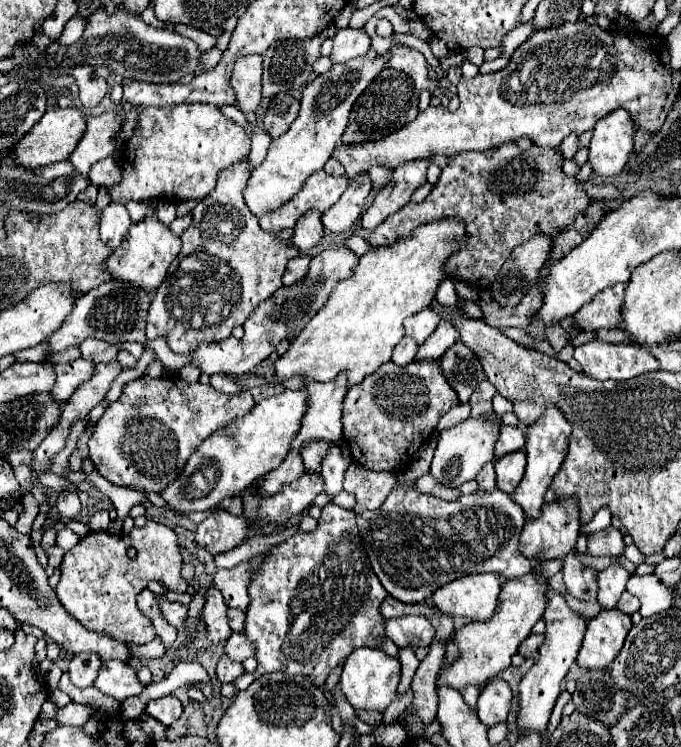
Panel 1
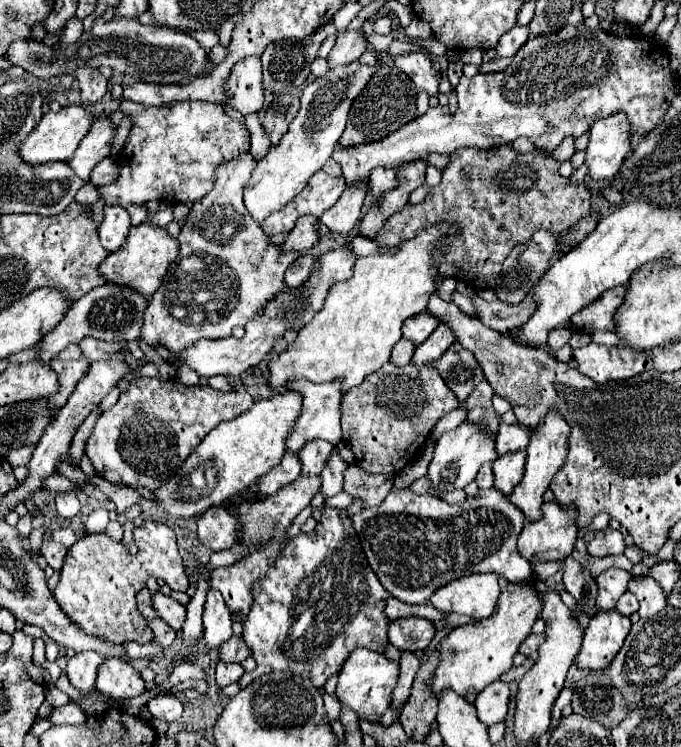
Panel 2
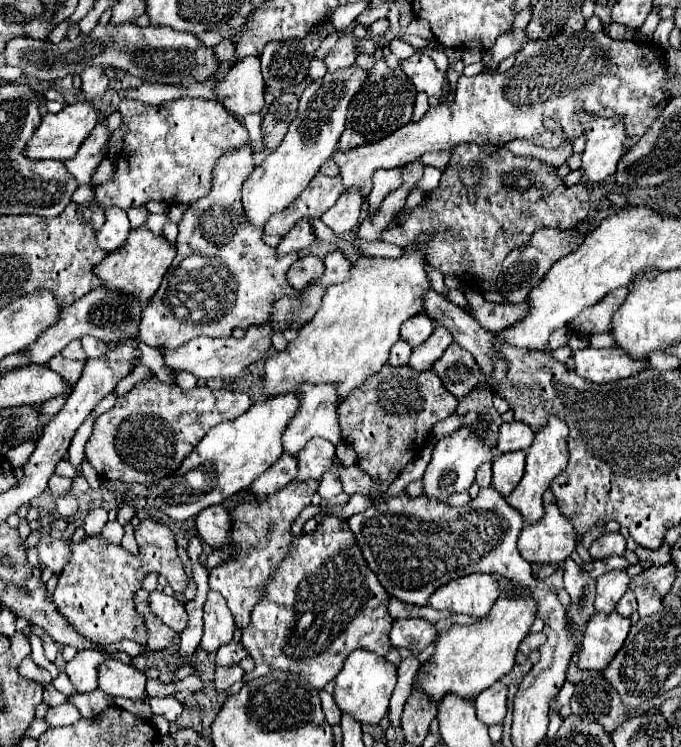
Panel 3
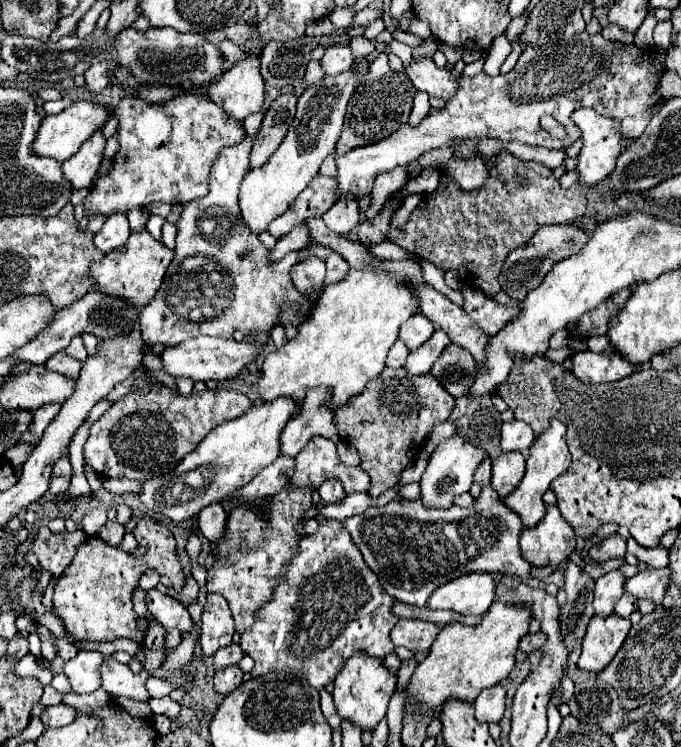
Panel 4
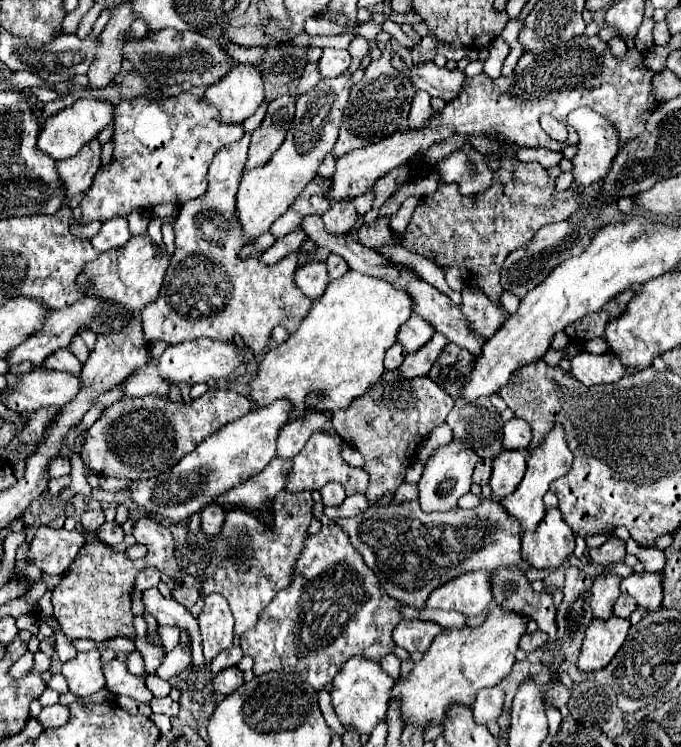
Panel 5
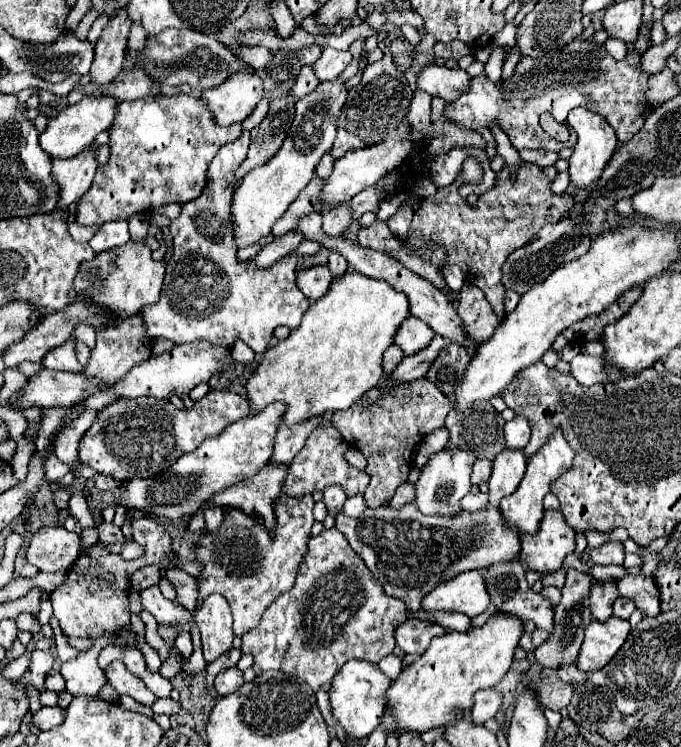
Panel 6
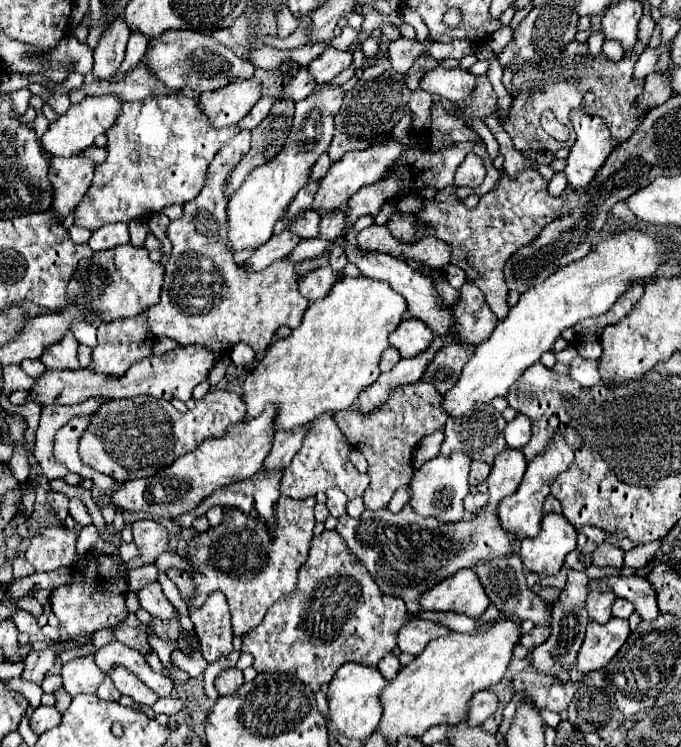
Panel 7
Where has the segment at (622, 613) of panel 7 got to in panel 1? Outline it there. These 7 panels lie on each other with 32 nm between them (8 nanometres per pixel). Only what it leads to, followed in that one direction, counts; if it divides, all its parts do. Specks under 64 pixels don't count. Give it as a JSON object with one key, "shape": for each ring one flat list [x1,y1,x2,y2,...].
{"shape":[[624,592,616,608,618,608,620,612,624,612,624,614,634,614,634,612,638,612,638,608,640,608,640,602,638,602,638,600,636,600,632,594]]}

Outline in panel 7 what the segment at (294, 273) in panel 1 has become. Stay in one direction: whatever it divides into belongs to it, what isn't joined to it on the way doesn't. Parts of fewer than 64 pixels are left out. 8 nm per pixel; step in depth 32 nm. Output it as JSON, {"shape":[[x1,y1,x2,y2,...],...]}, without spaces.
{"shape":[[326,266,326,268,318,268,318,270,312,270,312,272,304,274,304,276,298,280,298,288,300,288,300,292,302,292,310,302,314,302,314,300,324,298,324,296,330,292,330,288,332,288,332,284,334,284,336,280,337,276,332,272,332,268]]}

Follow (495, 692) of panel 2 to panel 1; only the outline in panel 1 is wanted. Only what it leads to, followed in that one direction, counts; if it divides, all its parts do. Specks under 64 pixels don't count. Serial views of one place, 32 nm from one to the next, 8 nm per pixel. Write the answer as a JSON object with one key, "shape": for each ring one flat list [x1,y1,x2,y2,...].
{"shape":[[502,678,492,680,492,684,486,686,486,690,480,694,478,700,478,718,490,728,498,722,504,722,510,706,512,706,512,688]]}

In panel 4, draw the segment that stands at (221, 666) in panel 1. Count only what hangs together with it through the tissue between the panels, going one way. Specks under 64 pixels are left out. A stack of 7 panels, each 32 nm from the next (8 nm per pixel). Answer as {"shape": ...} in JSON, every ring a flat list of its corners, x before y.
{"shape":[[238,666,220,668,214,674,214,690,220,694,230,694,236,688,236,684,242,684,242,676,244,672]]}

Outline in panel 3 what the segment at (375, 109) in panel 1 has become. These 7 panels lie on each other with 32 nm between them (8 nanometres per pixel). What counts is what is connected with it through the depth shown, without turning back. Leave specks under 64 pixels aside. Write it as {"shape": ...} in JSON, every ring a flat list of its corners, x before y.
{"shape":[[384,56,376,58,376,64,370,70,370,76,364,88,352,98,348,120,346,120,346,130,342,132,340,142,338,142,340,150,350,150,368,142,378,142,390,136,392,132,396,132,396,128,408,124,414,112,414,100,416,100,416,88,408,80,408,76,404,76,402,70,388,68,384,62]]}

